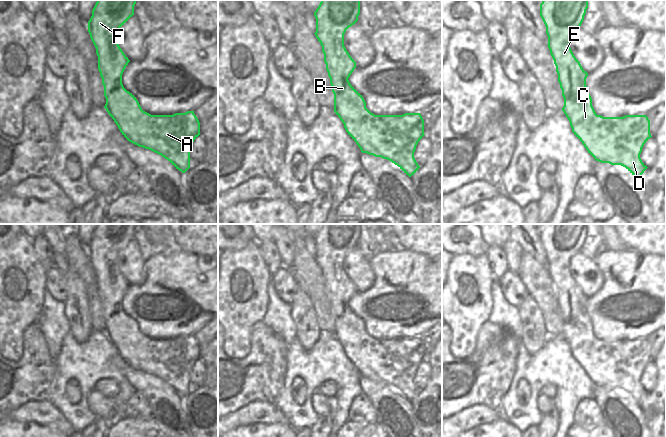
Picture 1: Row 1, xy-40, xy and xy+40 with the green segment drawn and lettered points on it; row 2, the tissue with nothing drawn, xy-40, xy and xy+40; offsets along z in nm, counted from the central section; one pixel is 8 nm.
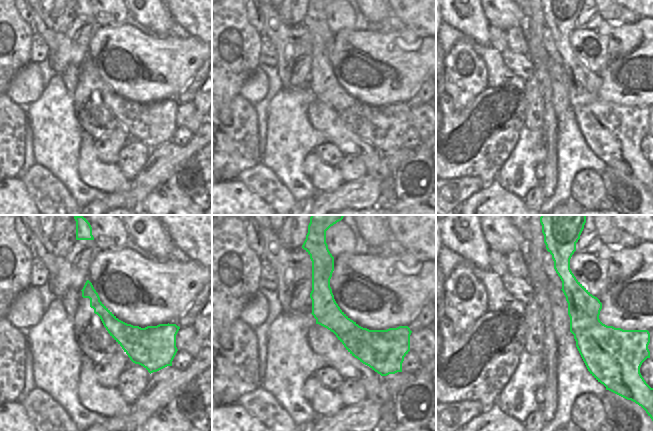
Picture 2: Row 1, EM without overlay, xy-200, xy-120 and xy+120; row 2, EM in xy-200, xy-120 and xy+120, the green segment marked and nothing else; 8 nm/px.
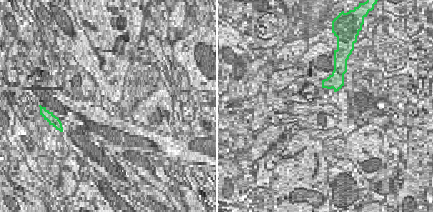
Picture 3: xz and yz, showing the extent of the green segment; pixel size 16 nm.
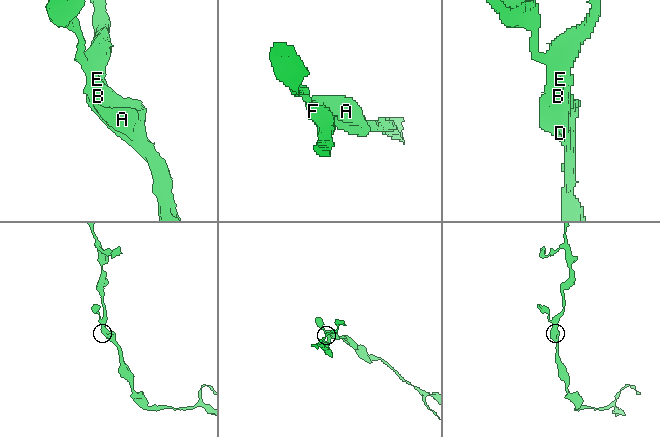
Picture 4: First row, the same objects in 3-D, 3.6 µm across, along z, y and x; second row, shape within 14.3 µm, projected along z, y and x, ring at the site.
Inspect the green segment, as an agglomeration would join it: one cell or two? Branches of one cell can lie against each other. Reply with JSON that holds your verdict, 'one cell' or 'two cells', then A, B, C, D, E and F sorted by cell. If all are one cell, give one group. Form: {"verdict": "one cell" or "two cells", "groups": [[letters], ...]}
{"verdict": "one cell", "groups": [["A", "B", "C", "D", "E", "F"]]}

